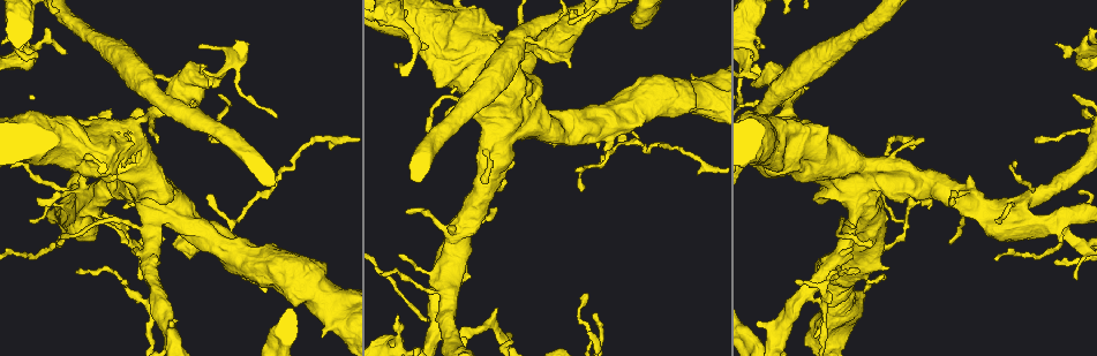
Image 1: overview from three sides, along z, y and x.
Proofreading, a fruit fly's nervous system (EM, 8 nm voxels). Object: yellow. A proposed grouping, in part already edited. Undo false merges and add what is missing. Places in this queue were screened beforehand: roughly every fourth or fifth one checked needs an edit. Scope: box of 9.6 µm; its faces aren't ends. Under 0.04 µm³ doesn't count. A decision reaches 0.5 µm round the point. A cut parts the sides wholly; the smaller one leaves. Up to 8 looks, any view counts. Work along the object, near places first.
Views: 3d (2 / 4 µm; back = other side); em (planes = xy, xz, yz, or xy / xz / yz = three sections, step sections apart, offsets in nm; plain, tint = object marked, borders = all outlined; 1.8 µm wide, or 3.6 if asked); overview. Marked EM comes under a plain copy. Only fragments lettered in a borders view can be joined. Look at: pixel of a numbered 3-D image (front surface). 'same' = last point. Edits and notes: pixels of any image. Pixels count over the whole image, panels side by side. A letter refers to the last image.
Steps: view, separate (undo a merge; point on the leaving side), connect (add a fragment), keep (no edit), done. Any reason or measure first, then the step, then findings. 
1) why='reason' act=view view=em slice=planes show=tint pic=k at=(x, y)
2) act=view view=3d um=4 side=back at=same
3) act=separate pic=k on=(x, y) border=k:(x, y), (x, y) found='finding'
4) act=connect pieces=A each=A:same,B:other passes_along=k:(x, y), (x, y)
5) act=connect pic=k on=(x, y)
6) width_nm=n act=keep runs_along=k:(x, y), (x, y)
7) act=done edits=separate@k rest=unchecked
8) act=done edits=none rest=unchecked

why='thick turns thin' act=view view=3d um=4 pic=1 at=(462, 29)

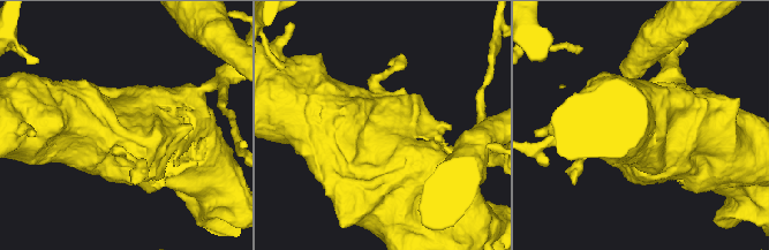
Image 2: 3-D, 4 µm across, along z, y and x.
why='now the EM' act=view view=em um=3.6 slice=planes show=borders pic=2 at=(122, 139)

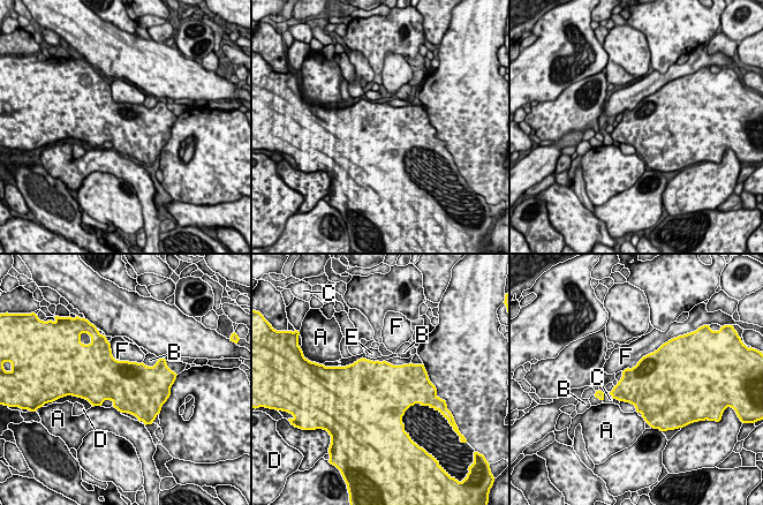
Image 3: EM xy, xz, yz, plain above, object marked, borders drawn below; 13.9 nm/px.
act=keep each=A:other,B:other,C:other,D:other,E:other,F:other border=3:(110, 345), (115, 359), (142, 362) found='continuous, no second neuron'

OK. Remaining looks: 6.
why='thick turns thin' act=view view=3d um=4 pic=1 at=(162, 100)

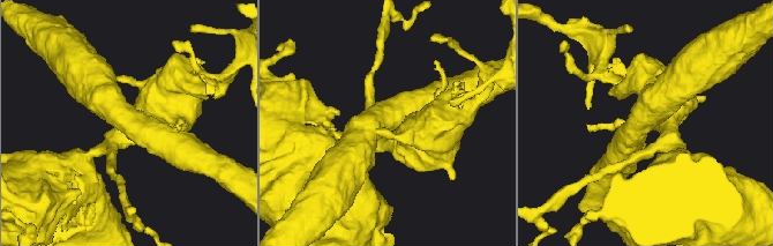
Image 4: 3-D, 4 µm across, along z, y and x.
act=view view=em um=3.6 slice=xy step=4 show=tint pic=4 at=(125, 120)

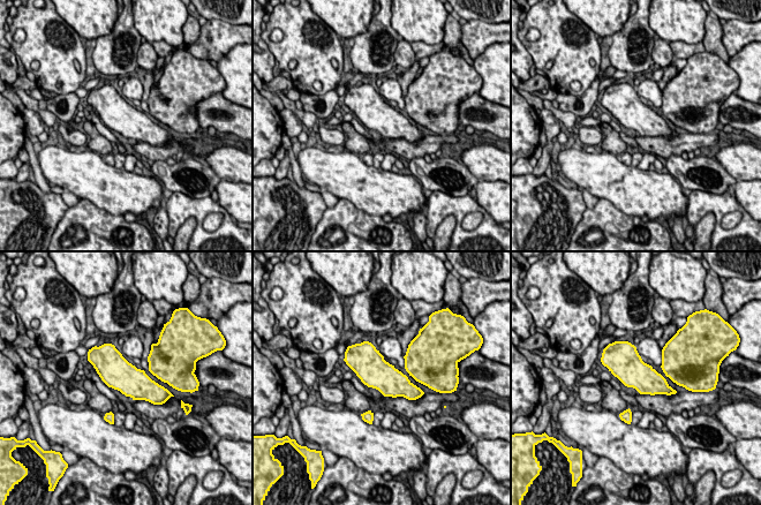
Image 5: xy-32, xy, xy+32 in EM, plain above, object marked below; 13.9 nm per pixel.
act=view view=em um=3.6 slice=planes show=borders at=same

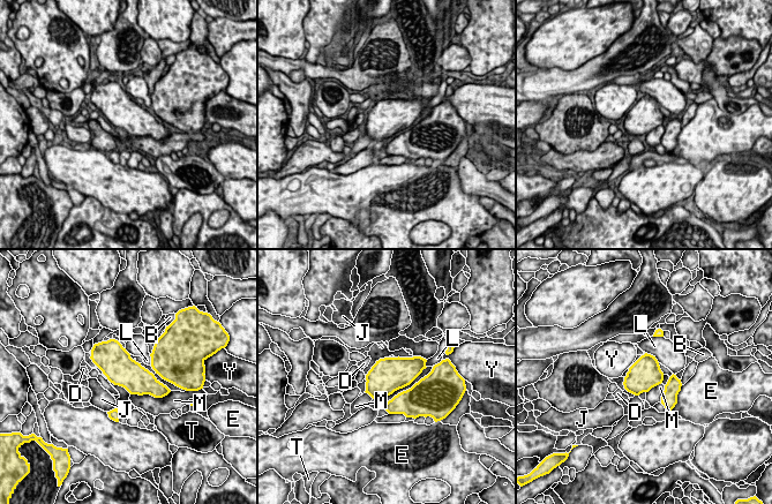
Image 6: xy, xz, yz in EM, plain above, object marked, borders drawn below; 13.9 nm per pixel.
act=keep each=B:other,D:other,E:other,J:other,L:other,M:other,T:other,Y:other border=6:(130, 393), (164, 397) found='all the same neuron'

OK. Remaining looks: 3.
act=view view=3d um=4 pic=1 at=(28, 43)

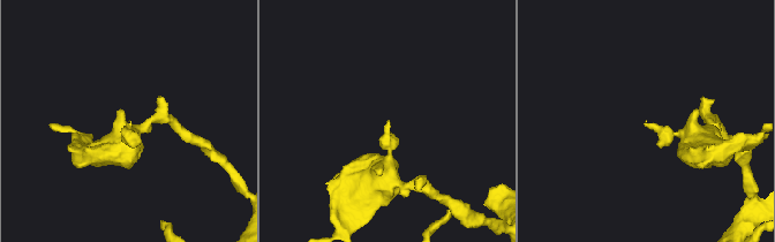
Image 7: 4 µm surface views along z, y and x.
why='need the tissue' act=view view=em slice=planes show=borders pic=7 at=(389, 120)

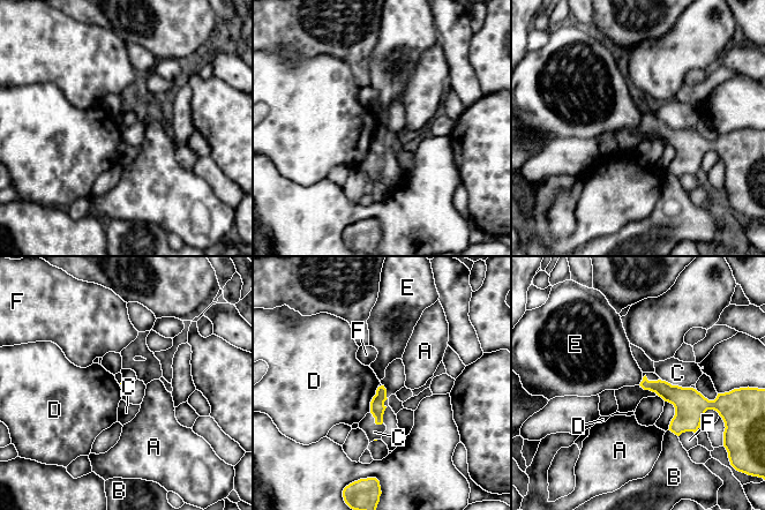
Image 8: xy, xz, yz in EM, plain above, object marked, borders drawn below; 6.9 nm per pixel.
act=keep each=A:other,B:other,C:other,D:other,E:other,F:other found='none of them fits'

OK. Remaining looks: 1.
act=done edits=none rest=unchecked

